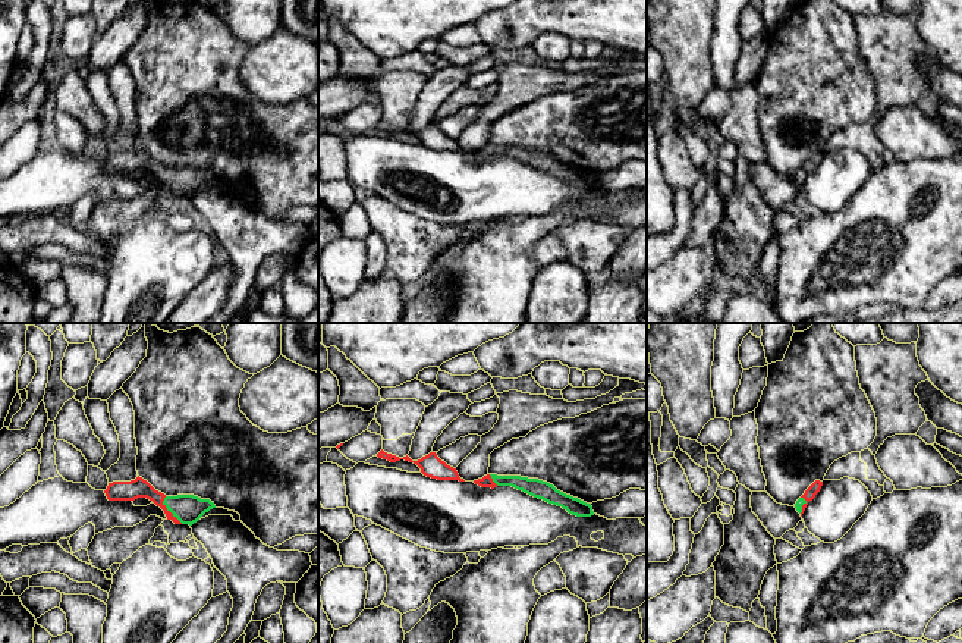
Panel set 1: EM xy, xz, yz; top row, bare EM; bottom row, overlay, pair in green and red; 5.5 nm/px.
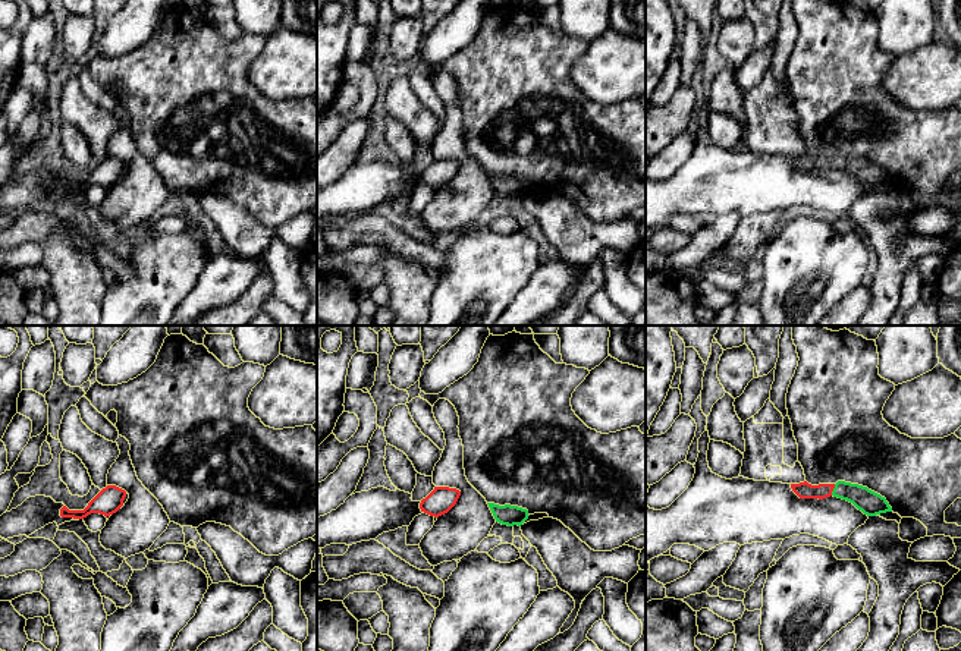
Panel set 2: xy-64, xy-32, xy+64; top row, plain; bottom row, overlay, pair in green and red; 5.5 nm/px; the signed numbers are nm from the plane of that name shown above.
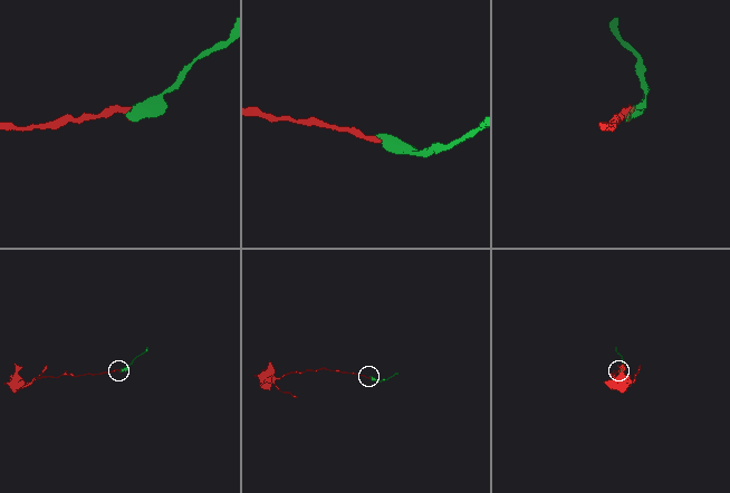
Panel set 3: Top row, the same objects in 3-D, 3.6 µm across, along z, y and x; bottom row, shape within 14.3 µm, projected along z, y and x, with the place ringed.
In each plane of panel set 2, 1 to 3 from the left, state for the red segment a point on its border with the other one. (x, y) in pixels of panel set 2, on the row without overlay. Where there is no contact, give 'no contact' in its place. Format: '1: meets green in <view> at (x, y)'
1: no contact
2: no contact
3: meets green in xy+64 at (834, 162)

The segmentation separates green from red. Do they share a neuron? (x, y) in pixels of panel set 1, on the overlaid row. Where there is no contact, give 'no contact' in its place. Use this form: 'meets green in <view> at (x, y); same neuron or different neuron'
meets green in xy at (169, 510); same neuron

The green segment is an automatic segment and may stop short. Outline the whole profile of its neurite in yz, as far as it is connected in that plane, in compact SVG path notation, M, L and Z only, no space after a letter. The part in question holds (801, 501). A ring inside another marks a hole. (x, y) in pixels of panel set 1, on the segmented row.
M815 480L815 482L805 490L805 493L796 501L795 508L796 508L796 511L801 514L801 517L802 517L802 514L804 514L804 511L805 511L808 502L815 498L815 495L820 492L821 486L823 486L823 482Z

